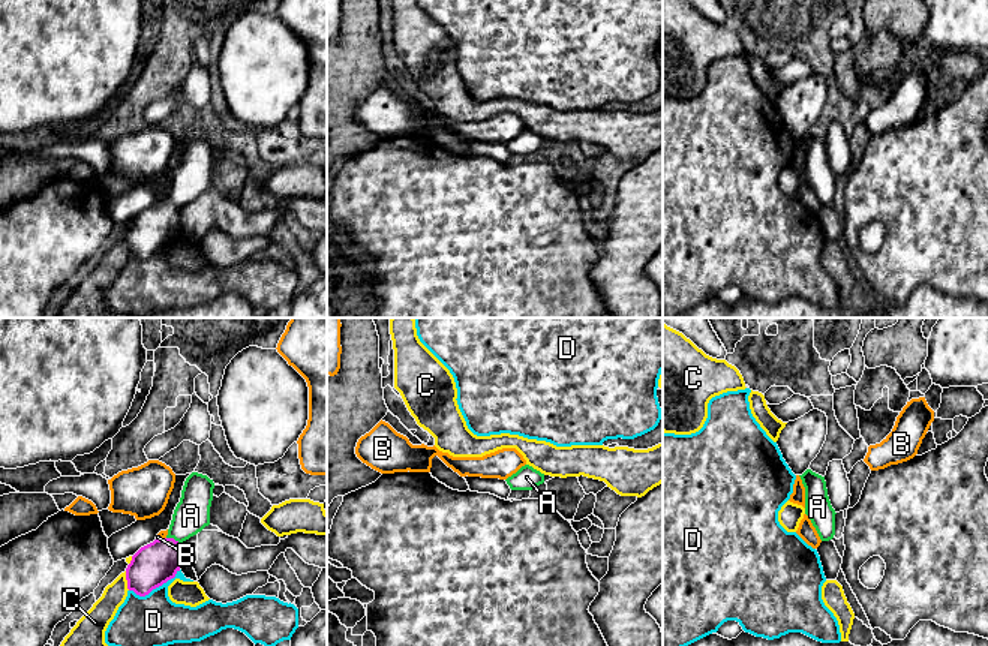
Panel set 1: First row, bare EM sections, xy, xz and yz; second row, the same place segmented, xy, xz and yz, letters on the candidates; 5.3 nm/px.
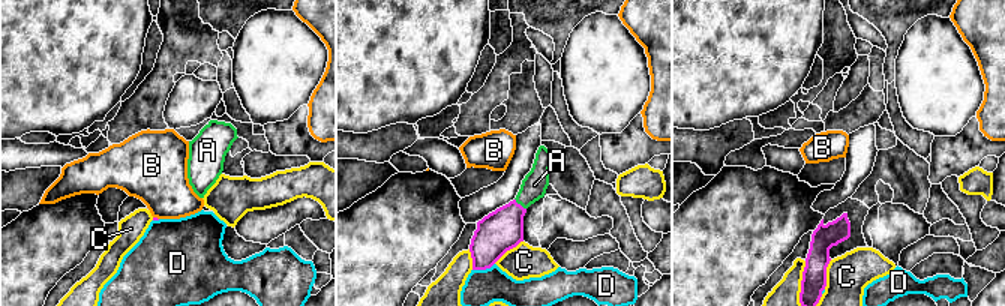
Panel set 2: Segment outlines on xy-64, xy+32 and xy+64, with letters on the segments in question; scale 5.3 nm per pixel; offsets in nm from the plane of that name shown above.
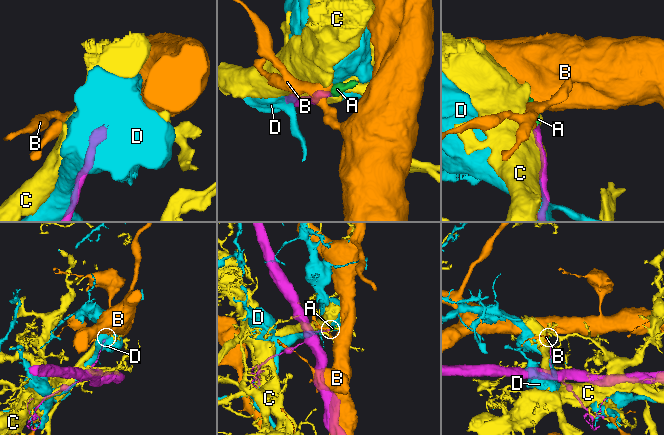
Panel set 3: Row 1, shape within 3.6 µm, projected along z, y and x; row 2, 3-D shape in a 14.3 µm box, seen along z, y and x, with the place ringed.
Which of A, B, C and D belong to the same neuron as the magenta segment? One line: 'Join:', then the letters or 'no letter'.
Join: A

